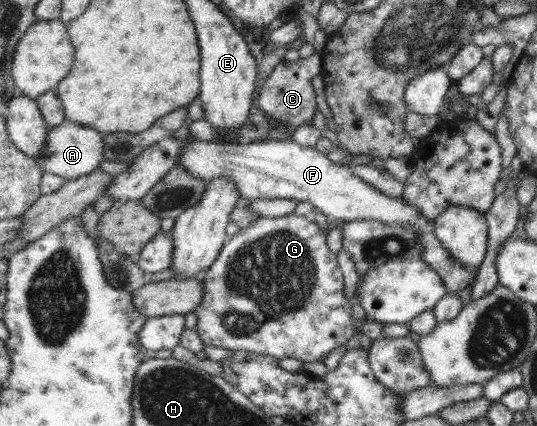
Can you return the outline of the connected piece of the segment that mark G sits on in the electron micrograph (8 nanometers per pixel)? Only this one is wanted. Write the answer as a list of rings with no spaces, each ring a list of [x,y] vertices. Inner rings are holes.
[[[285,215],[285,217],[261,217],[249,229],[237,232],[228,240],[212,267],[206,269],[201,274],[203,274],[202,282],[204,283],[205,295],[200,306],[196,307],[193,312],[198,317],[196,327],[205,345],[213,345],[225,349],[241,349],[251,353],[262,353],[263,355],[275,356],[279,360],[285,359],[285,357],[292,357],[293,359],[307,363],[319,362],[319,359],[323,355],[327,355],[333,349],[345,345],[355,335],[360,335],[366,342],[372,342],[383,337],[382,333],[385,323],[367,317],[362,321],[361,327],[357,328],[361,329],[359,331],[361,334],[354,334],[353,317],[351,317],[353,315],[353,311],[351,310],[352,299],[348,299],[345,293],[344,273],[338,261],[338,254],[333,253],[333,250],[327,245],[327,235],[323,233],[323,229],[317,223],[314,223],[311,216]]]

